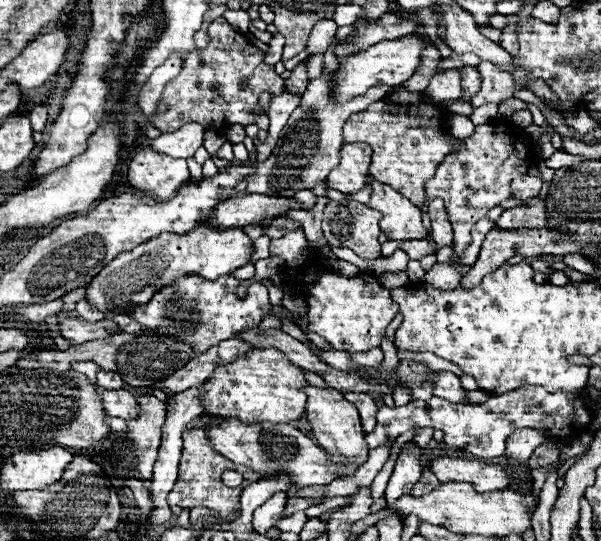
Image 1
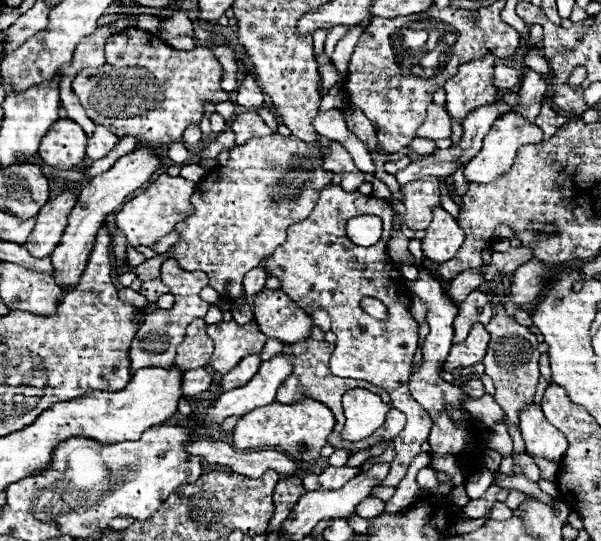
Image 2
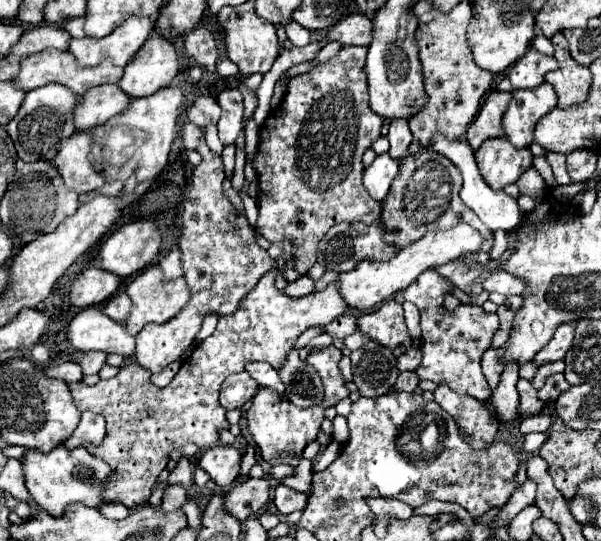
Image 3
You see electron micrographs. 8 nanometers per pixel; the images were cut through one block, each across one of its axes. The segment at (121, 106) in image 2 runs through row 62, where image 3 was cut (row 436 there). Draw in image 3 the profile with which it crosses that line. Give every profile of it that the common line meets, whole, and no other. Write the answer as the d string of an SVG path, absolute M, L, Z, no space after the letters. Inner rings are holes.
M278 268L268 272L260 278L258 286L240 300L234 314L220 316L214 334L196 346L192 356L180 366L178 374L166 388L154 386L150 382L150 372L136 362L122 366L116 376L100 380L94 386L84 382L68 386L74 404L80 410L92 410L106 420L104 440L100 444L84 446L92 456L110 466L108 486L100 494L102 504L120 502L126 508L146 504L152 494L152 484L166 468L174 446L180 448L192 442L206 450L216 446L220 430L230 428L226 408L222 408L218 400L220 386L230 374L242 372L250 362L268 362L276 370L282 368L288 352L304 330L324 326L348 310L344 300L340 300L336 282L322 292L292 300L274 288L277 274Z

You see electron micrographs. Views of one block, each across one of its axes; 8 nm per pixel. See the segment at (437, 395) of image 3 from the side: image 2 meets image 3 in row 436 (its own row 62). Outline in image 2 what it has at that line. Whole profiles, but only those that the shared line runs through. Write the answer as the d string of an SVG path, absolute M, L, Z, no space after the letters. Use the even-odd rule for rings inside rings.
M486 54L482 60L464 62L458 68L458 74L446 82L446 110L458 124L462 124L472 110L496 102L498 90L492 86L494 66L496 56Z

